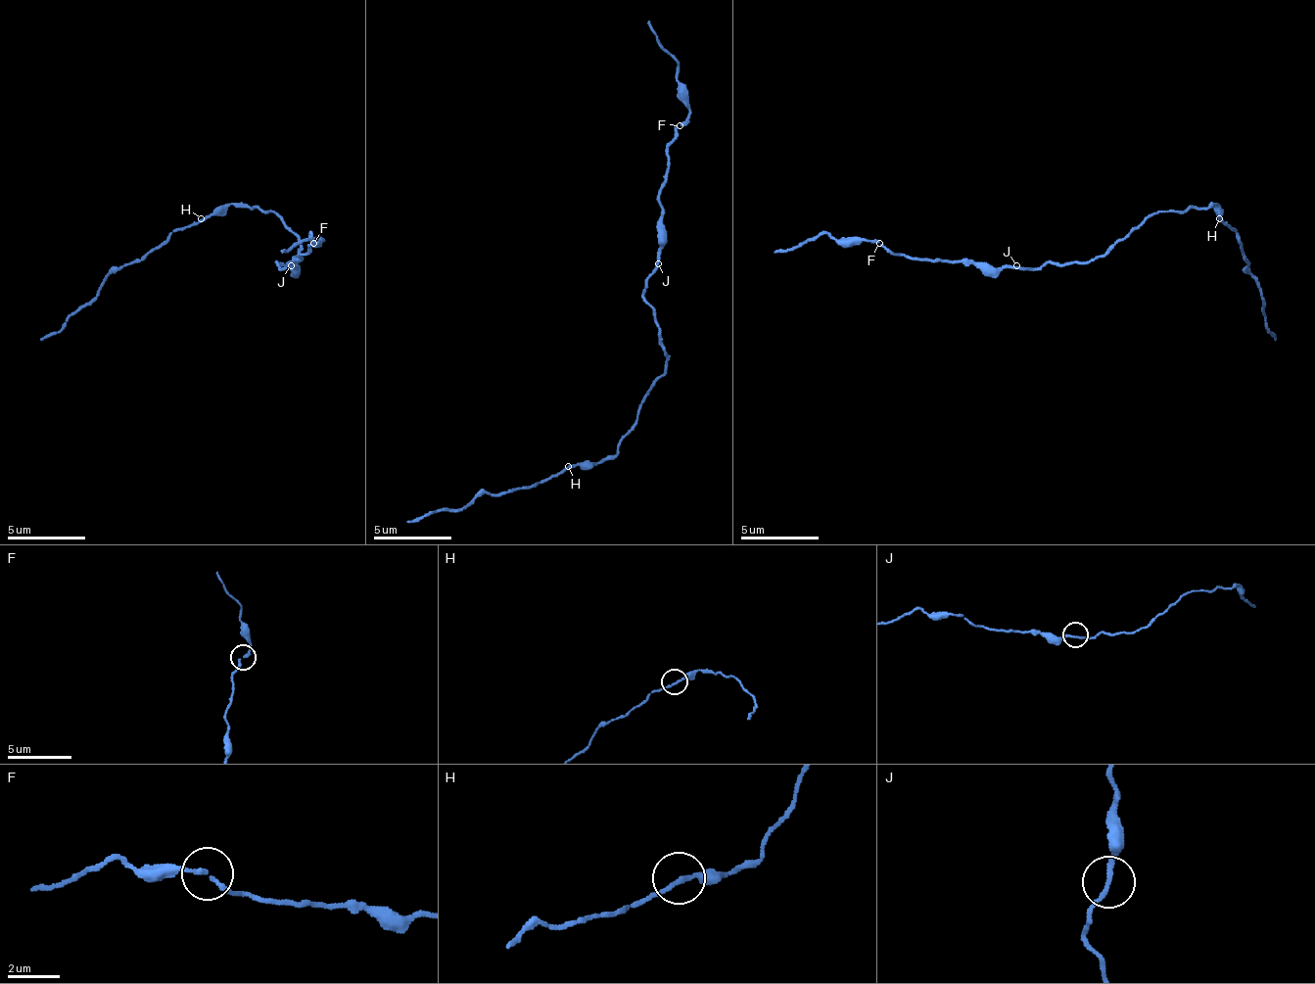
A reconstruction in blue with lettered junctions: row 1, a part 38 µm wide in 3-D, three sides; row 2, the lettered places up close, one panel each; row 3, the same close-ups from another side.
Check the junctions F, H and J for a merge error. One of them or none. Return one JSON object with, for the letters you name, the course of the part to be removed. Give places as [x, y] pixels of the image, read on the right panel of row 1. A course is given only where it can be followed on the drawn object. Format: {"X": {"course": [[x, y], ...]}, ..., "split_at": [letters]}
{"split_at": []}

